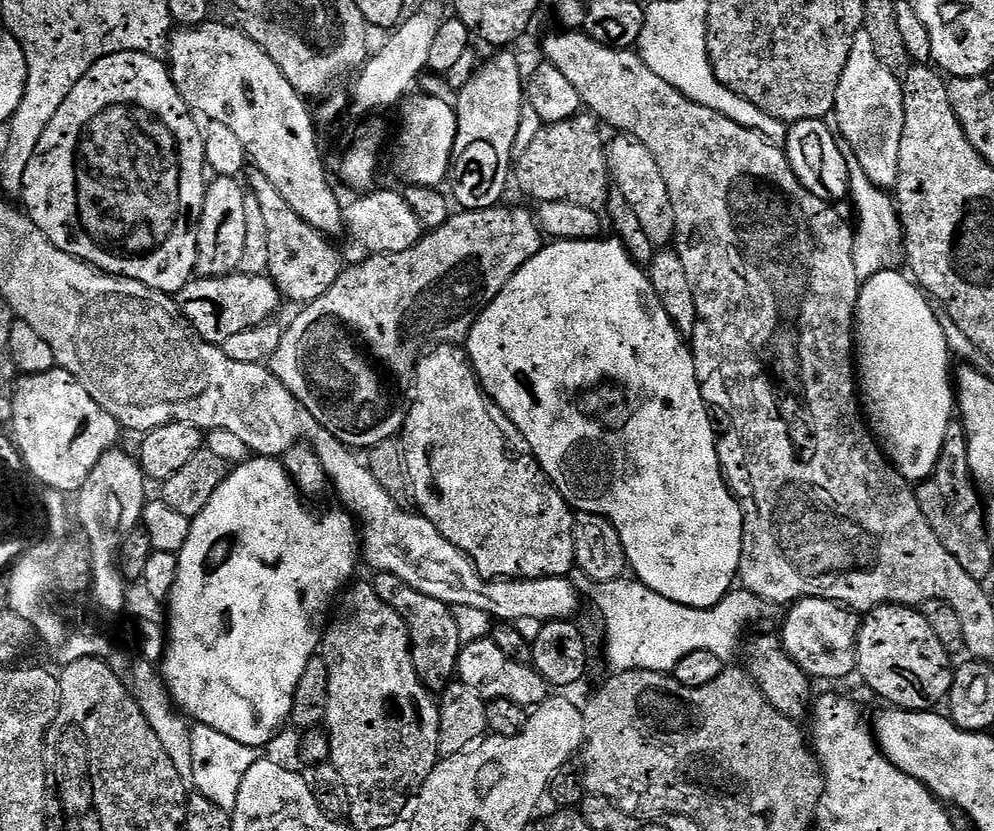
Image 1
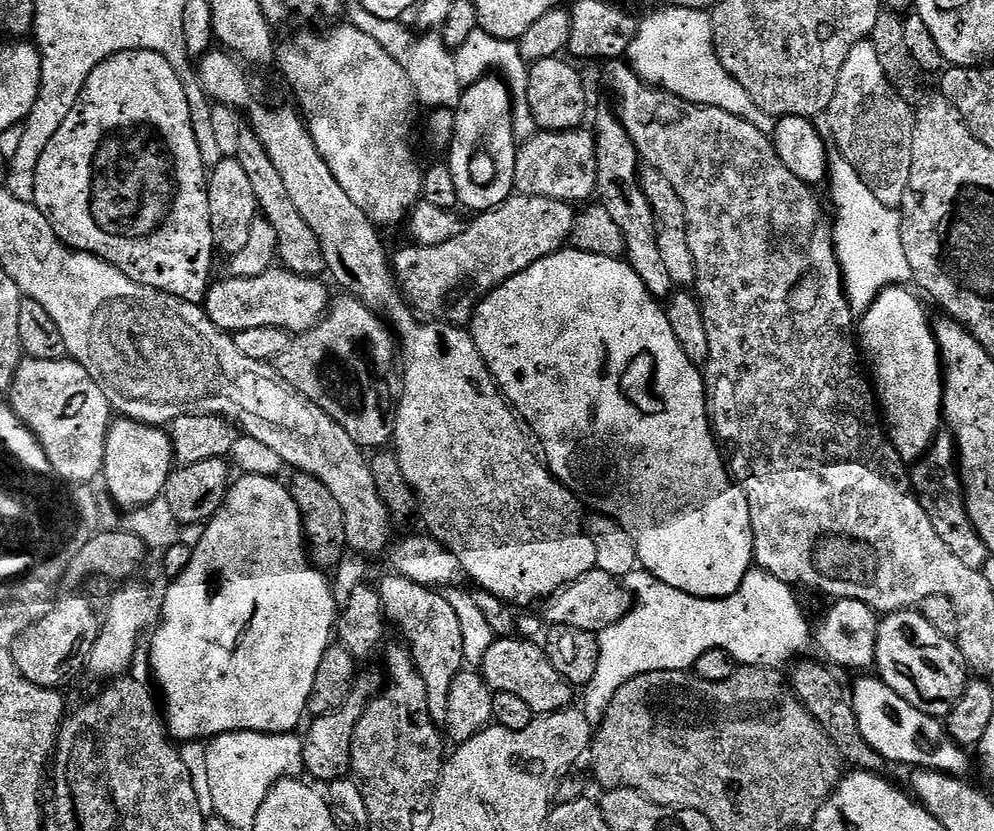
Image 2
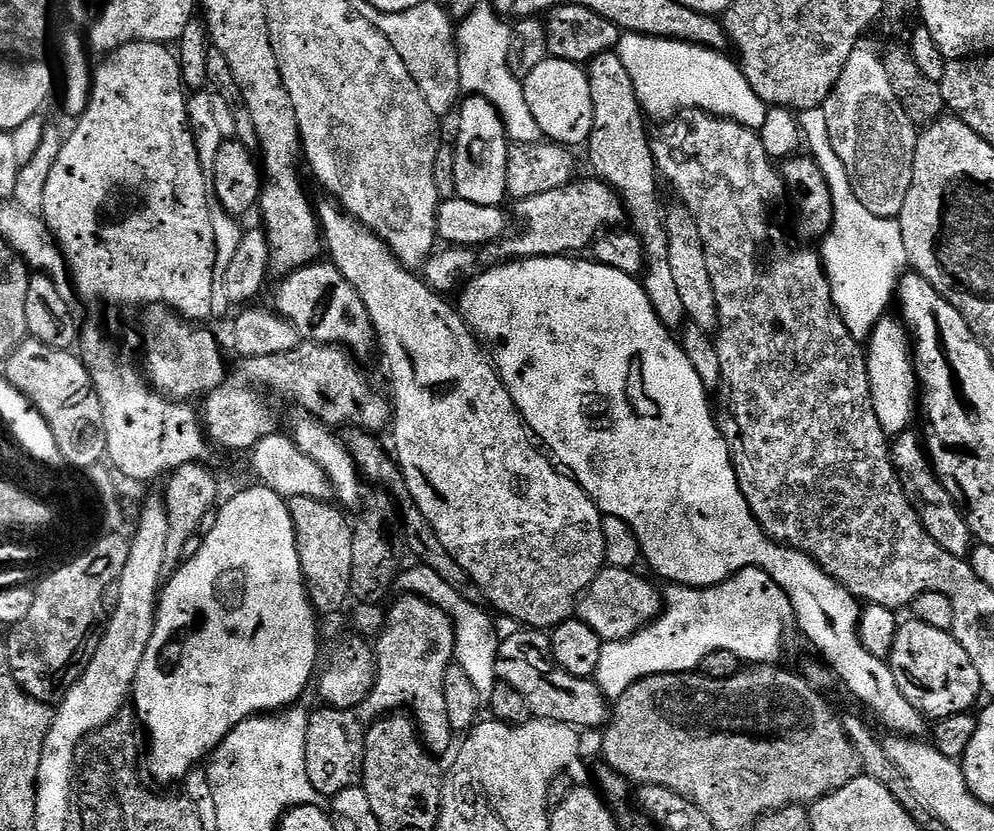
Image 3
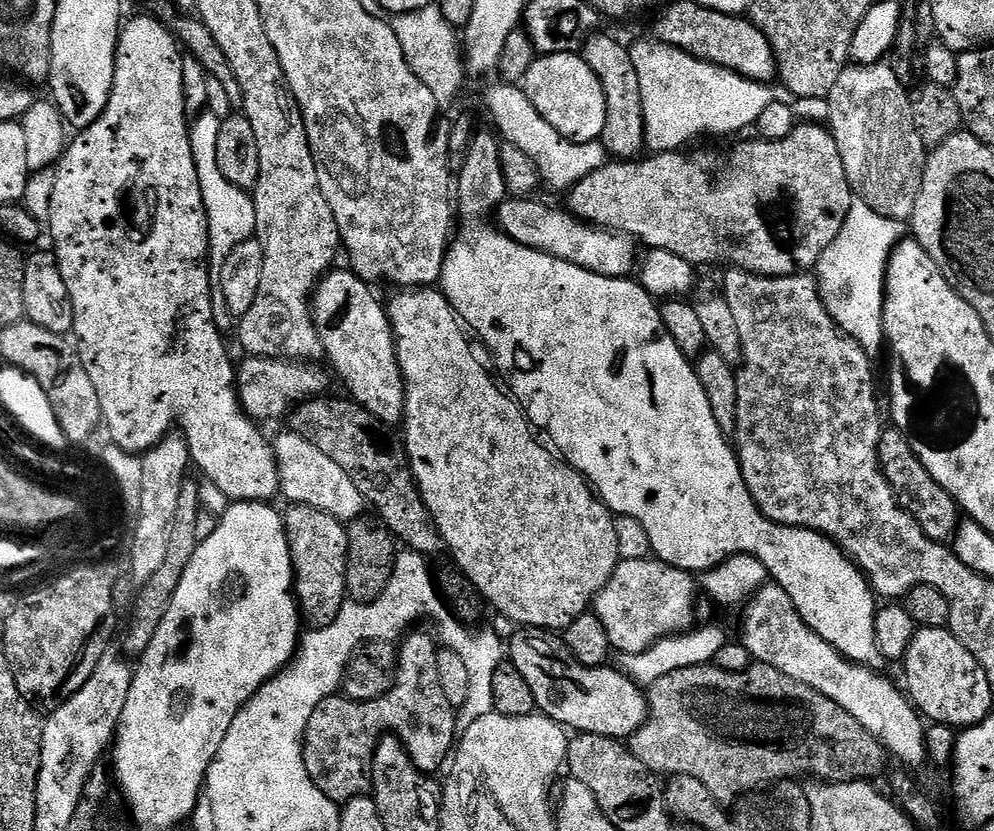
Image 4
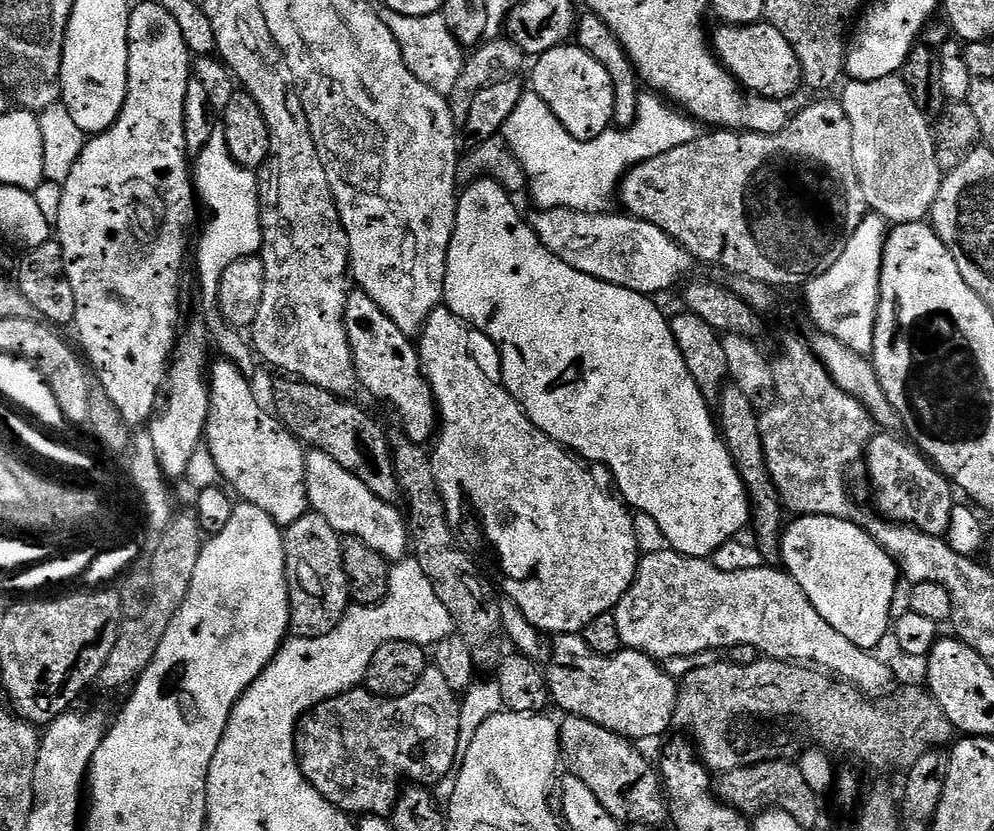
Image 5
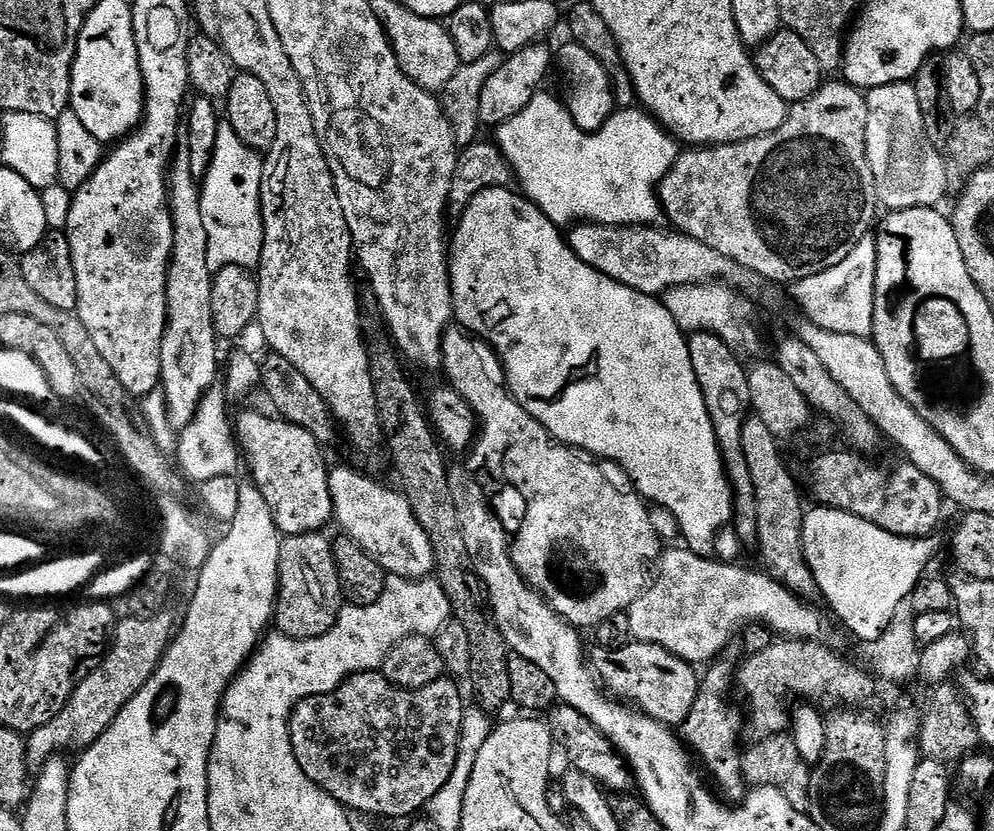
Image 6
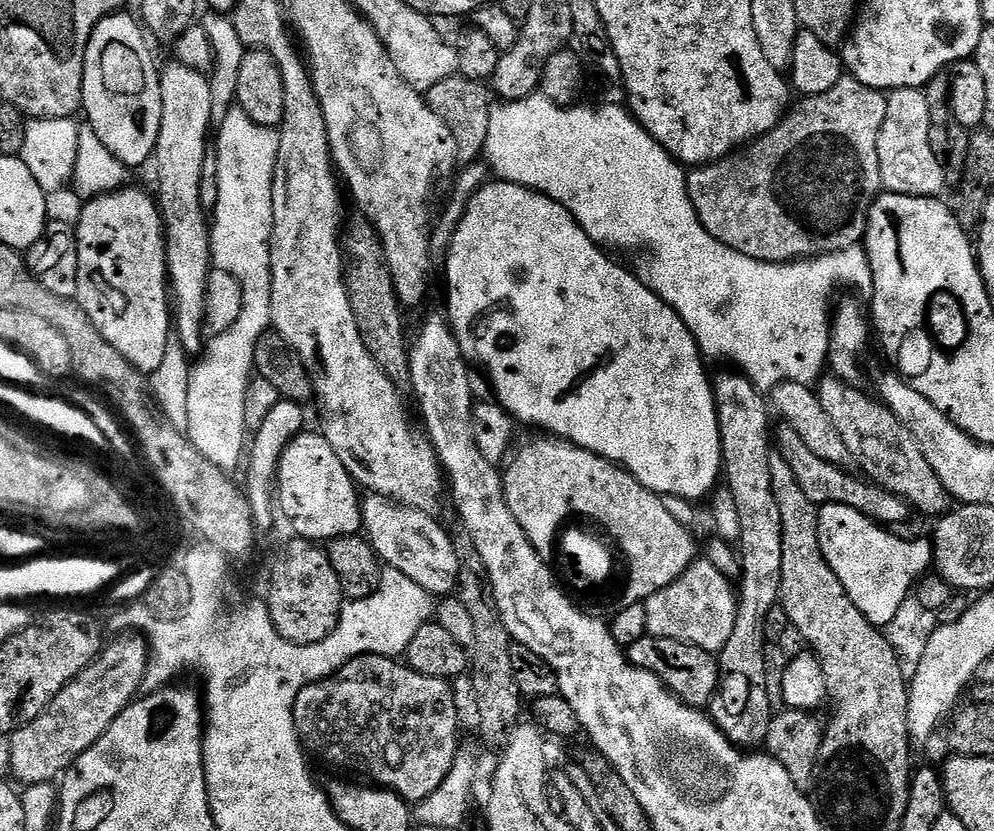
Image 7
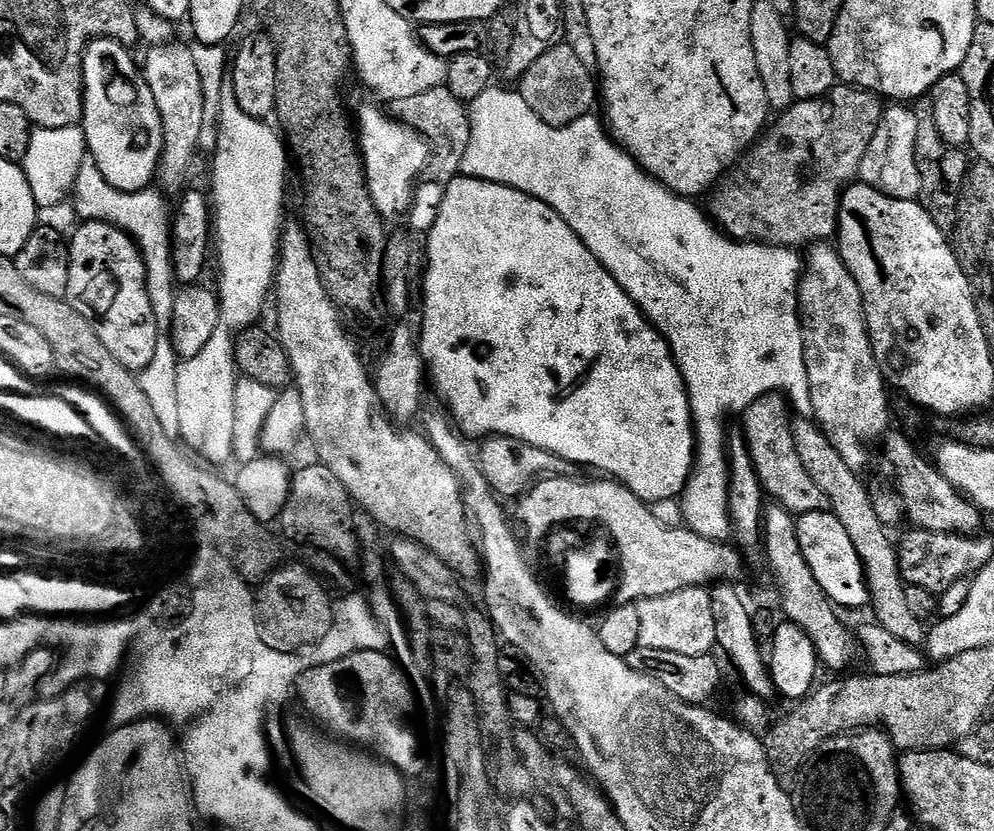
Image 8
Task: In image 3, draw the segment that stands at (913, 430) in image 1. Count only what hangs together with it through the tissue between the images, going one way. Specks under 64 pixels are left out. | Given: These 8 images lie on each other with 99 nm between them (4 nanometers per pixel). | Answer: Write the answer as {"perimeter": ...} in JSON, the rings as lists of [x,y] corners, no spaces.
{"perimeter":[[[885,318],[878,321],[866,344],[872,401],[878,422],[882,422],[885,432],[892,438],[909,431],[913,427],[912,415],[918,412],[918,373],[914,363],[914,344],[907,327],[899,319],[896,320]]]}

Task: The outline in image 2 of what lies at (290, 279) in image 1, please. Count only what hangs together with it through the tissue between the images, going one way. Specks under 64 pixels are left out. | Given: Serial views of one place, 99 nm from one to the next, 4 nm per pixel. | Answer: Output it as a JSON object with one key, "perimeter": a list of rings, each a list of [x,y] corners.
{"perimeter":[[[245,130],[242,138],[238,138],[238,150],[234,159],[250,177],[257,209],[262,213],[263,219],[272,223],[278,234],[279,263],[299,276],[319,277],[325,271],[325,266],[324,255],[318,246],[318,238],[314,230],[306,226],[306,218],[302,218],[302,214],[294,210],[294,202],[290,202],[290,194],[282,183],[282,174],[278,174],[274,162],[270,162],[270,154],[266,154],[266,146],[262,146],[256,132]]]}

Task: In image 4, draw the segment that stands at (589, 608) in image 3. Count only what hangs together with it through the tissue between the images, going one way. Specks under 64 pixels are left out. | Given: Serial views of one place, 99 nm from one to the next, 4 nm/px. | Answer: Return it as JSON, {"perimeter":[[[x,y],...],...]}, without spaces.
{"perimeter":[[[621,559],[610,582],[594,601],[594,614],[606,626],[613,649],[633,656],[653,648],[660,640],[693,630],[696,620],[698,580],[693,573],[678,570],[658,559]]]}

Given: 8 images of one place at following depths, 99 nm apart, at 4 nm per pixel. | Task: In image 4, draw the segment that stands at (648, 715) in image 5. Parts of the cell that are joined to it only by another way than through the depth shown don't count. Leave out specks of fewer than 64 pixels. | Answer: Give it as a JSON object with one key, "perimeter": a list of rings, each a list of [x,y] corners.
{"perimeter":[[[521,627],[506,652],[518,674],[534,690],[537,709],[565,730],[627,741],[648,720],[648,698],[641,685],[619,667],[591,668],[578,662],[555,631]]]}

